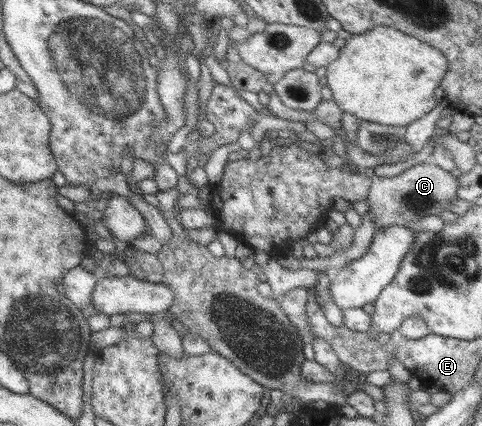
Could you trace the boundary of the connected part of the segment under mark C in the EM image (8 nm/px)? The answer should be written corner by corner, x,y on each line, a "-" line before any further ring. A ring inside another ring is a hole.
425,161
412,165
396,176
379,177
374,174
364,199
368,211
372,213
373,231
390,225
407,227
410,221
416,222
426,215
438,215
440,211
448,210
448,202
458,197
456,178
460,173
460,171
455,173
444,171

